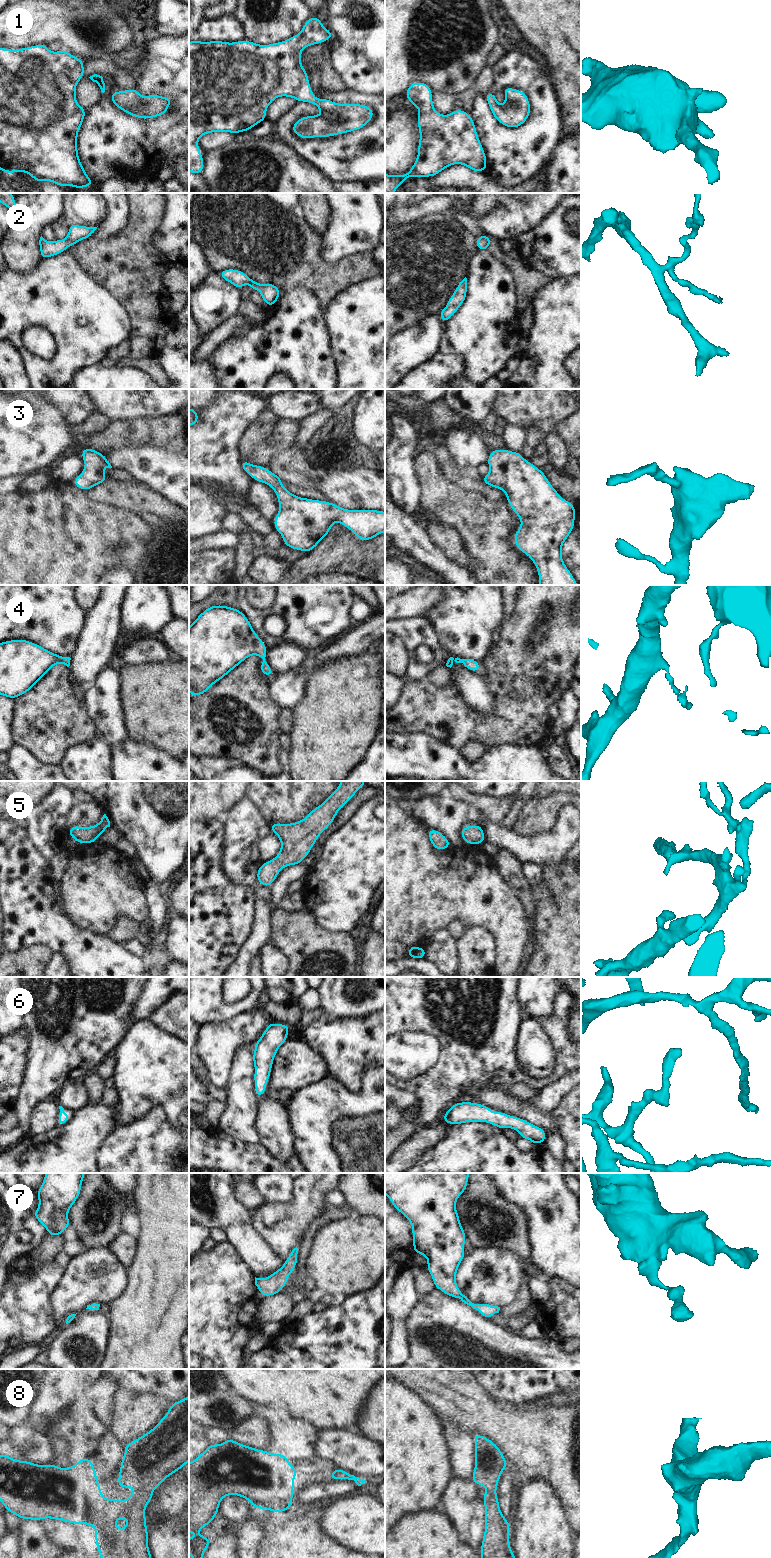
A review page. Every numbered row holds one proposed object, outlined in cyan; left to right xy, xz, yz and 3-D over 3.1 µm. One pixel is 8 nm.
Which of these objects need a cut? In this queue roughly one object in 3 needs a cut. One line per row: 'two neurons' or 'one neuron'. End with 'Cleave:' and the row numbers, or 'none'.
1: one neuron
2: one neuron
3: one neuron
4: one neuron
5: one neuron
6: one neuron
7: one neuron
8: one neuron
Cleave: none

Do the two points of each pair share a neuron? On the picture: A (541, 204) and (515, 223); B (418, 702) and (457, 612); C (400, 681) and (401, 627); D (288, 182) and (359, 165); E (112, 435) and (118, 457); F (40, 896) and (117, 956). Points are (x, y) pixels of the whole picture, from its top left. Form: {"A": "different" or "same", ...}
{"A": "same", "B": "different", "C": "same", "D": "different", "E": "different", "F": "same"}

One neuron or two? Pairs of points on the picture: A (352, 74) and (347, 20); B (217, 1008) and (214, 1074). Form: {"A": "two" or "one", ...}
{"A": "one", "B": "two"}

